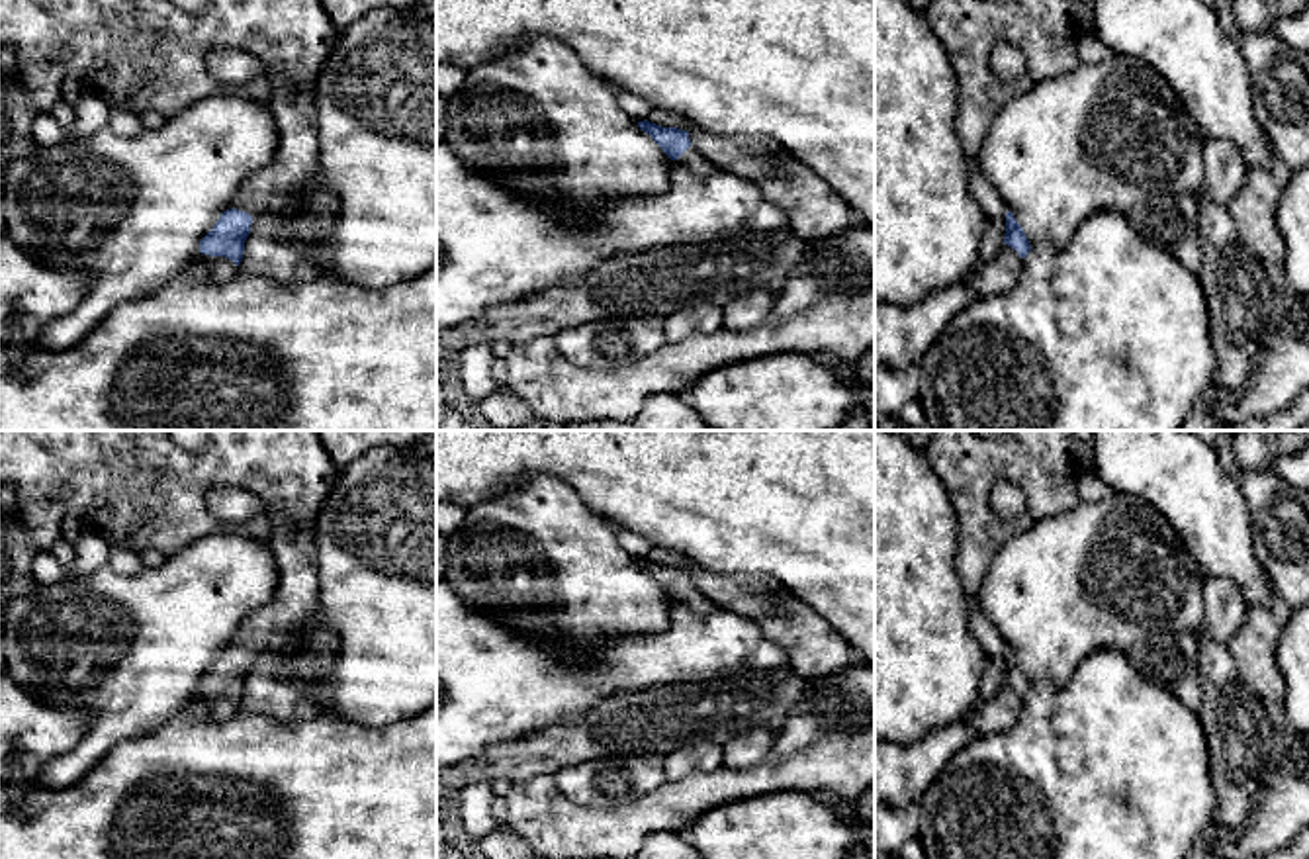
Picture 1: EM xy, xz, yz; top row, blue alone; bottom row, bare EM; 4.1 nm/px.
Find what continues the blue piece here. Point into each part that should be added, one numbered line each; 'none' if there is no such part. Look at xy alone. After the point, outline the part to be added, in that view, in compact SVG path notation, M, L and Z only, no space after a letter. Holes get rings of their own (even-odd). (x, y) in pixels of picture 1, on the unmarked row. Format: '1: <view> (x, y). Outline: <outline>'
1: xy (294, 548). Outline: M274 520L270 546L278 564L278 591L266 607L243 618L233 648L247 650L252 657L274 652L309 622L319 593L313 532L315 522Z
2: xy (220, 705). Outline: M198 691L192 702L203 704L205 708L211 710L213 716L221 720L231 718L233 714L239 712L239 704L225 695L209 695L209 693Z

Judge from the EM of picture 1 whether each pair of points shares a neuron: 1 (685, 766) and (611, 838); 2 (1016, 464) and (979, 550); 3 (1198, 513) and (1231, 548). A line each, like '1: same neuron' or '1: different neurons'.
1: different neurons
2: same neuron
3: same neuron

